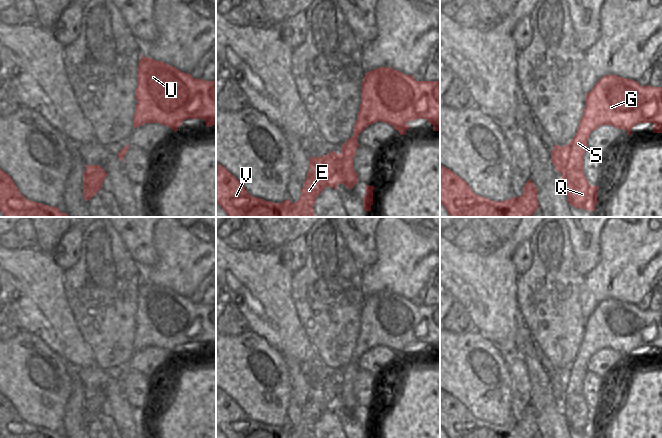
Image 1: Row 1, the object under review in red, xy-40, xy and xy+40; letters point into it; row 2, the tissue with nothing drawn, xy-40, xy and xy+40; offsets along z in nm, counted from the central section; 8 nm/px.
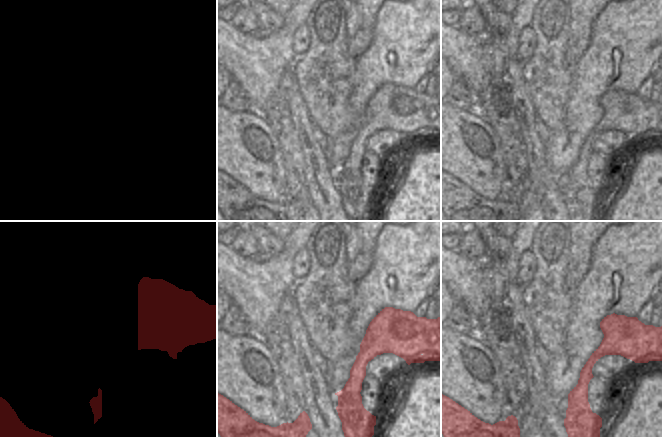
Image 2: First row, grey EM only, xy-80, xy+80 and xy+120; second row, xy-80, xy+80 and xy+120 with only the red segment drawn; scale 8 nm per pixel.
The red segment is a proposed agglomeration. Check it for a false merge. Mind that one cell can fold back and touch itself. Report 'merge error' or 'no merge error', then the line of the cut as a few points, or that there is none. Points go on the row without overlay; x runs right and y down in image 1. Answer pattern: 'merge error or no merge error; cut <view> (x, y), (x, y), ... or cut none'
merge error; cut xy (340, 378), (338, 406)

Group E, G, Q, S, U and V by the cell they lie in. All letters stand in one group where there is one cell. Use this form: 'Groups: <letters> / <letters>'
Groups: E V / G Q S U

